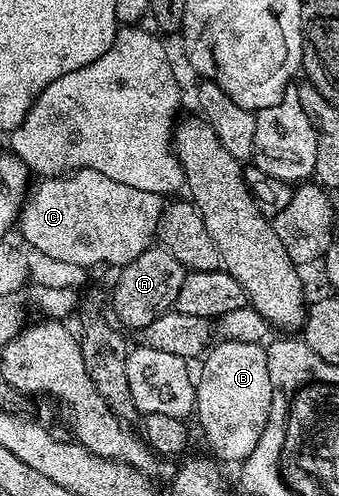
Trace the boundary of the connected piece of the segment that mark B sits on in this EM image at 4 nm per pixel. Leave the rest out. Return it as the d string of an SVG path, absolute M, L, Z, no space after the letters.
M220 340L203 355L203 362L204 367L201 368L200 374L198 370L198 381L196 382L195 417L200 417L204 438L208 441L209 448L213 450L211 453L221 463L222 461L243 463L244 459L250 456L250 452L254 452L266 428L272 407L272 381L268 371L267 349L261 344L242 344Z

